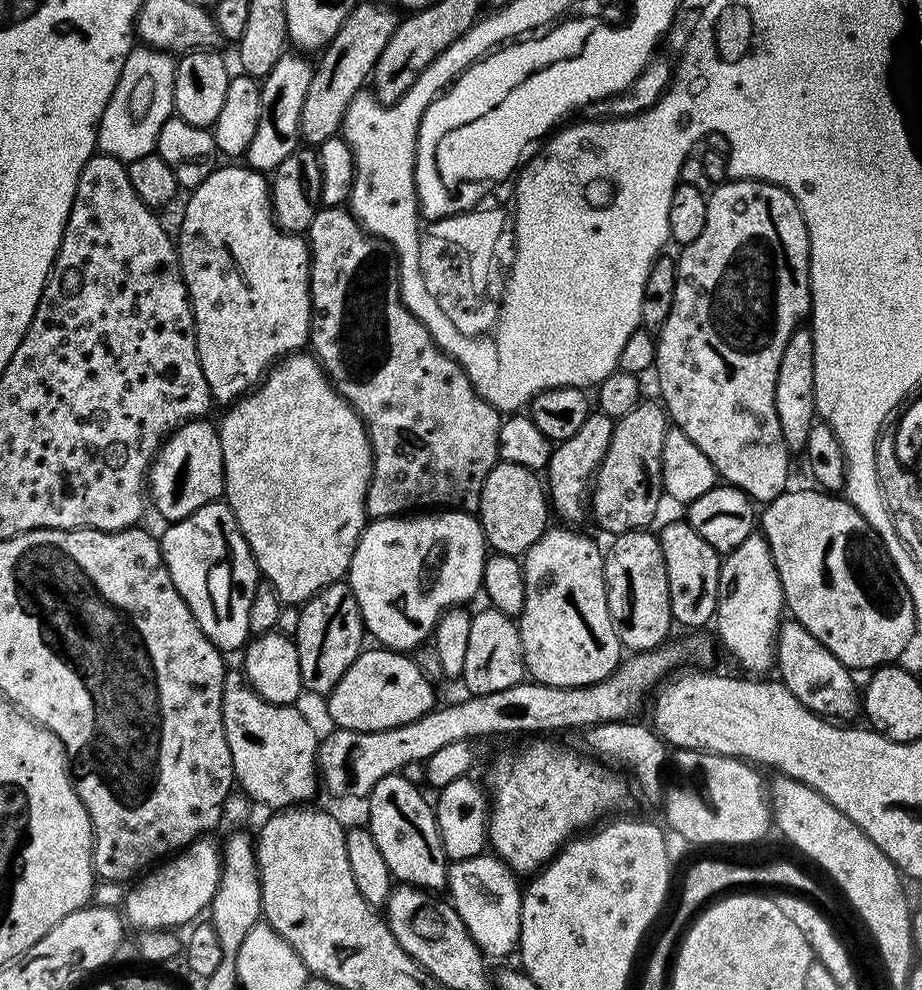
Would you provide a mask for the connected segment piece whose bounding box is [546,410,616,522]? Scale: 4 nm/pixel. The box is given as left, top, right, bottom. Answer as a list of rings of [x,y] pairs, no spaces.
[[[598,410],[589,411],[586,422],[570,438],[559,441],[552,449],[552,460],[546,469],[546,491],[550,497],[550,508],[561,516],[561,521],[576,522],[586,516],[586,501],[590,496],[592,477],[602,462],[610,442],[614,438],[616,421]]]

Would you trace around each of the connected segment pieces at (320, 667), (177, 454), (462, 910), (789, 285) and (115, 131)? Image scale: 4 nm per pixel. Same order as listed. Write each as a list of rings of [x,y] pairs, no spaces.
[[[346,582],[328,584],[318,594],[305,600],[300,608],[294,639],[303,691],[321,694],[332,692],[334,686],[338,686],[342,674],[350,670],[354,658],[358,658],[366,647],[362,610],[358,606],[358,598],[354,598],[352,587]]]
[[[201,418],[198,420],[188,420],[182,425],[182,427],[177,428],[167,440],[164,441],[160,446],[159,452],[156,454],[156,459],[152,461],[152,466],[148,470],[148,479],[146,481],[147,487],[150,489],[150,504],[157,508],[162,515],[165,516],[165,521],[175,522],[186,518],[190,514],[194,514],[194,510],[198,510],[202,506],[207,504],[215,504],[217,501],[223,497],[224,494],[224,459],[222,458],[222,442],[220,441],[220,433],[218,431],[217,425],[215,423],[211,424],[211,419]]]
[[[481,854],[458,860],[448,865],[447,895],[453,910],[462,918],[470,938],[479,946],[485,957],[507,958],[517,951],[520,943],[521,885],[512,869],[507,868],[495,854]]]
[[[732,178],[711,189],[706,210],[706,227],[703,228],[702,234],[698,234],[698,238],[694,238],[694,242],[683,245],[681,252],[684,253],[676,260],[674,306],[670,306],[670,318],[666,318],[666,322],[660,327],[656,336],[654,377],[656,376],[657,382],[660,383],[661,398],[659,399],[662,401],[664,411],[668,414],[669,421],[680,428],[682,434],[686,434],[686,438],[690,438],[690,442],[694,442],[694,446],[698,446],[698,450],[706,454],[706,458],[710,458],[710,466],[714,466],[717,477],[725,485],[742,490],[754,502],[759,502],[761,505],[769,504],[790,488],[788,484],[790,451],[786,442],[783,441],[774,402],[778,366],[781,365],[782,354],[786,344],[790,342],[791,335],[801,327],[802,322],[809,319],[812,310],[810,262],[808,261],[810,242],[804,215],[796,199],[785,188],[780,188],[777,184],[767,184],[765,180]]]
[[[147,46],[133,47],[122,66],[118,86],[100,119],[98,148],[103,155],[127,162],[155,153],[158,130],[162,130],[174,112],[175,77],[176,60],[167,51],[156,51]]]

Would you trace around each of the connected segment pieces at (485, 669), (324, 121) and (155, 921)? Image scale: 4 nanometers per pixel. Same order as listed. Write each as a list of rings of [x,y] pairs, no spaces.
[[[484,606],[470,622],[470,646],[466,650],[466,663],[462,666],[462,684],[473,696],[498,694],[498,690],[510,690],[510,686],[521,683],[525,676],[522,638],[517,621],[497,608]]]
[[[357,3],[346,22],[342,22],[342,30],[338,30],[328,47],[319,53],[320,61],[317,59],[312,69],[310,90],[306,90],[306,102],[302,102],[300,135],[305,145],[318,146],[343,129],[344,114],[350,102],[361,95],[363,88],[360,87],[363,84],[365,87],[378,58],[382,58],[382,50],[386,50],[386,42],[390,42],[402,19],[397,9],[384,4]]]
[[[212,838],[198,839],[153,867],[139,881],[141,884],[124,900],[123,915],[129,925],[140,926],[142,930],[176,930],[179,924],[191,925],[197,919],[195,916],[211,905],[219,881],[220,848],[217,841],[215,844]]]

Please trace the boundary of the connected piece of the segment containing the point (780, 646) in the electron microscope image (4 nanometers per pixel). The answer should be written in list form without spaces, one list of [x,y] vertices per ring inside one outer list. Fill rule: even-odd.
[[[788,618],[781,623],[776,635],[774,668],[780,672],[781,683],[812,712],[842,722],[859,713],[858,686],[856,688],[854,684],[851,669],[838,662],[838,658],[834,658],[834,654],[830,654],[830,650],[826,650],[826,646],[797,620]]]

